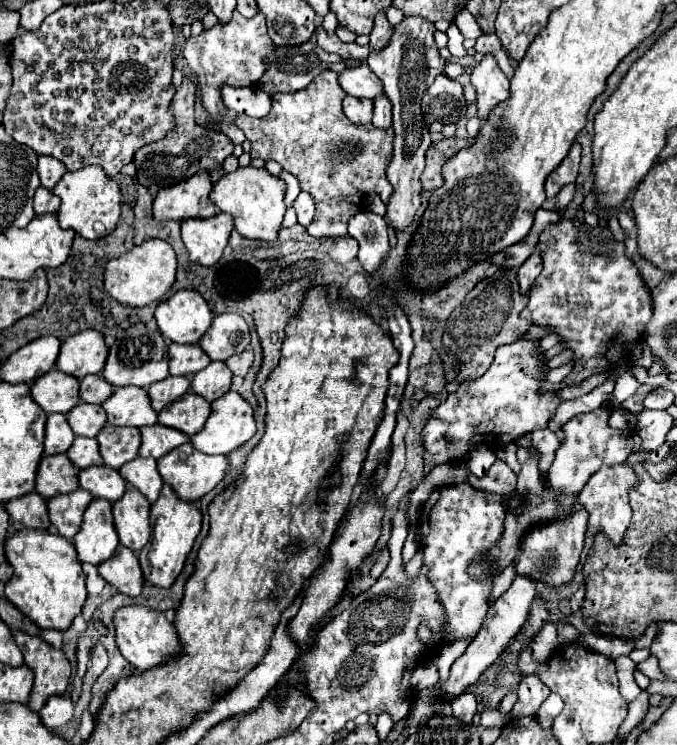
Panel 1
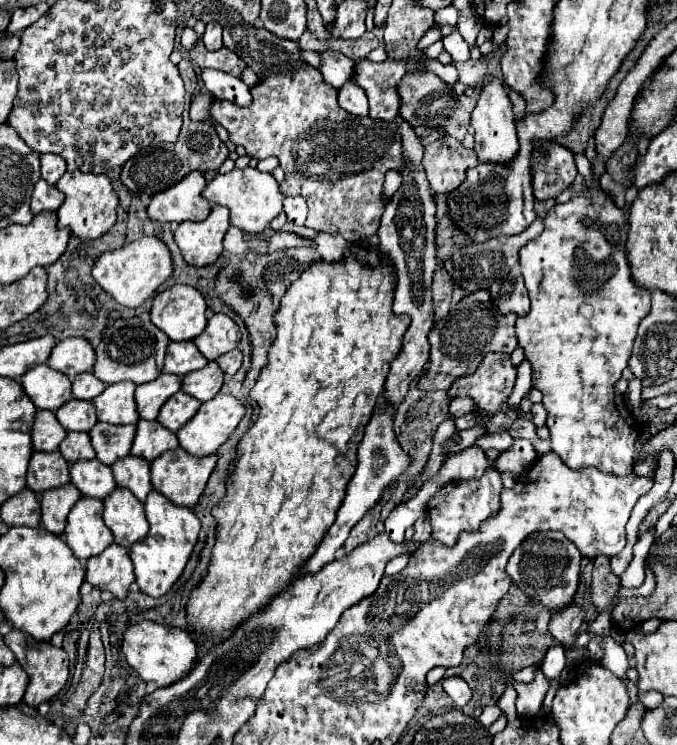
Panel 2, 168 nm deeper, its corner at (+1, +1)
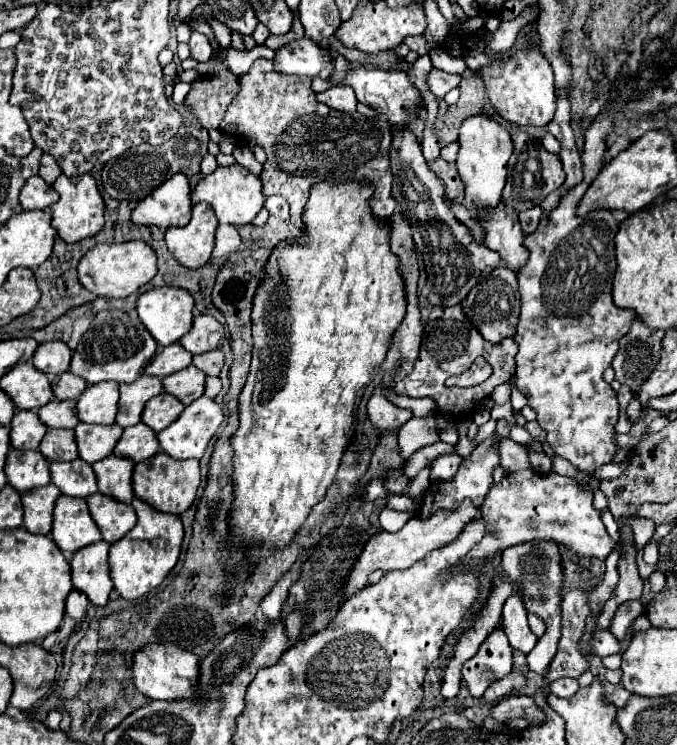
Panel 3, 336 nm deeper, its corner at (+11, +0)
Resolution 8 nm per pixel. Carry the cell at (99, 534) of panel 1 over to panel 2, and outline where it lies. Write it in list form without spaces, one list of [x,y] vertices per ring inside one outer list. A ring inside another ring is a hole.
[[[86,496],[74,504],[74,510],[70,510],[64,536],[66,544],[80,560],[98,556],[114,542],[110,528],[102,520],[102,510],[102,500]]]

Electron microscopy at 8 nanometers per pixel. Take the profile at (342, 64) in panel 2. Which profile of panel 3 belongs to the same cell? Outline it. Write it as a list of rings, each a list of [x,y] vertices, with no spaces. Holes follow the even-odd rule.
[[[310,39],[290,41],[274,55],[274,69],[284,75],[308,75],[320,73],[320,67],[330,63],[330,55]]]

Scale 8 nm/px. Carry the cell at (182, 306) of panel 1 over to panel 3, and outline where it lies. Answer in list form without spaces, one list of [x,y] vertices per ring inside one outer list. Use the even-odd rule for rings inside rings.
[[[158,287],[138,299],[138,317],[160,345],[178,343],[192,327],[194,299],[180,287]]]

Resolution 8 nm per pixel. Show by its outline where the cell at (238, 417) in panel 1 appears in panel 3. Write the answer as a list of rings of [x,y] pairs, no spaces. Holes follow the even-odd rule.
[[[202,395],[190,403],[170,427],[156,435],[160,449],[174,459],[202,459],[204,449],[220,427],[222,419],[222,407],[214,399]]]

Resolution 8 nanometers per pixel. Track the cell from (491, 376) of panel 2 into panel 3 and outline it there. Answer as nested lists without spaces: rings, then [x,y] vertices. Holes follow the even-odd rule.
[[[476,359],[466,373],[454,375],[452,379],[446,381],[446,385],[448,387],[474,387],[476,383],[486,381],[490,375],[492,375],[492,367],[484,359]]]

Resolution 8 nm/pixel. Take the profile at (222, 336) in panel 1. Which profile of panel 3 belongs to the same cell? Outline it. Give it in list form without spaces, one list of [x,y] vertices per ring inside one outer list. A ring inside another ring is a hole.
[[[198,315],[194,317],[192,329],[180,339],[186,351],[192,355],[200,355],[212,349],[218,349],[224,339],[224,327],[212,315]]]

